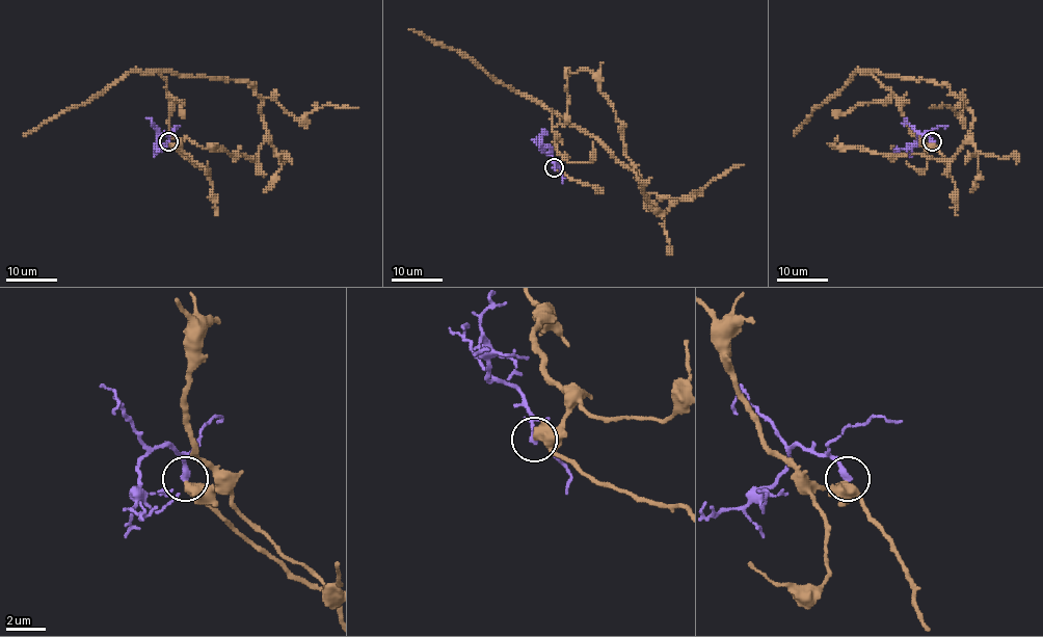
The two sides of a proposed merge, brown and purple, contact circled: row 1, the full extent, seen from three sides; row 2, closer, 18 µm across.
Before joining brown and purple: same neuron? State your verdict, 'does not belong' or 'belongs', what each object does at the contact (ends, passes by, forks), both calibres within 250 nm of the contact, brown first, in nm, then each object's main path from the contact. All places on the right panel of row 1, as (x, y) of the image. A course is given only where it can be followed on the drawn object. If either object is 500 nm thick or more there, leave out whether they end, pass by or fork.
does not belong; 600 nm thick on the brown side, 360 nm on the other; brown runs (933, 141), (910, 129), (902, 103), (872, 72), (945, 84), (972, 114), (969, 136), (950, 159), (835, 140); purple runs (933, 141), (918, 133), (906, 148), (897, 151), (896, 147)

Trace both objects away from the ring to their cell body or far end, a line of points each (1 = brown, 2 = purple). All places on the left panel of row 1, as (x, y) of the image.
1: (168, 141), (178, 140), (169, 129), (166, 80), (159, 72), (253, 84), (266, 136), (256, 159), (184, 140)
2: (168, 141), (168, 136), (162, 133), (157, 139), (157, 147)

